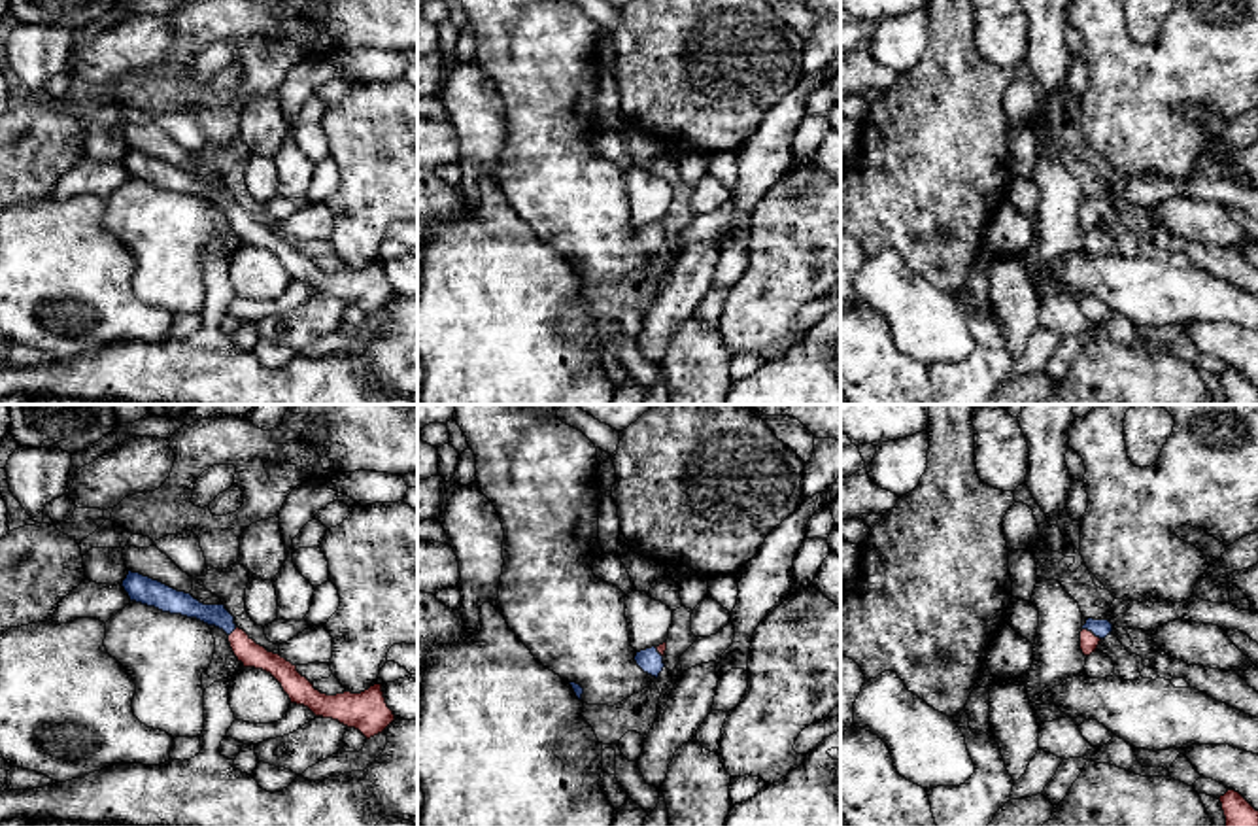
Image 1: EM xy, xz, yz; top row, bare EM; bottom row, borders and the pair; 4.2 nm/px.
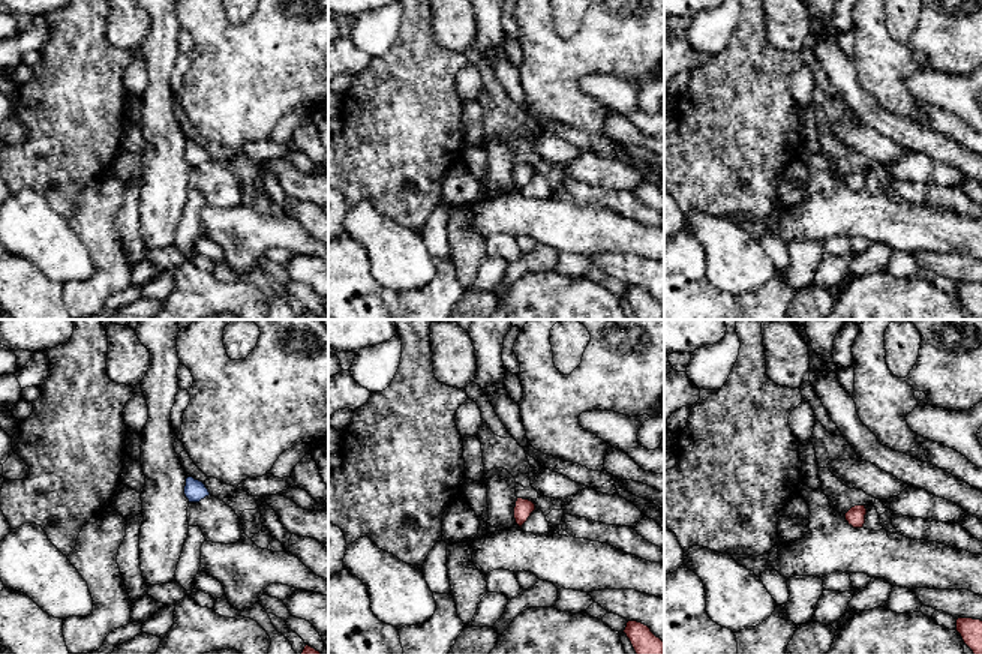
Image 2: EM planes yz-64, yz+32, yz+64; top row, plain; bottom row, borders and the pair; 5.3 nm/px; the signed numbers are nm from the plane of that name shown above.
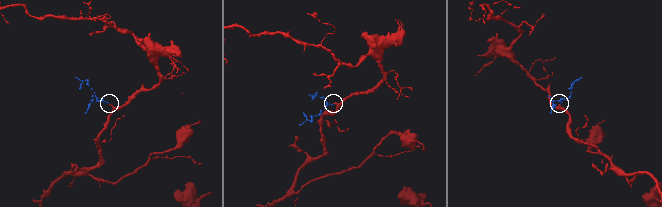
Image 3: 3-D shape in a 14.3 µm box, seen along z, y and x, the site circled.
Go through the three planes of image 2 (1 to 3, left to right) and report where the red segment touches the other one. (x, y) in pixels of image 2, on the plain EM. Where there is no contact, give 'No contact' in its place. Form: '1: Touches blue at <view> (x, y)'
1: No contact
2: No contact
3: No contact

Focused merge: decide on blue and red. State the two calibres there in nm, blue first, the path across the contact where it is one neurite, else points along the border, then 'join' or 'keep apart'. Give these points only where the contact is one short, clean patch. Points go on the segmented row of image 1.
calibres 80 and 80 nm; way yz (1100, 628), (1092, 632), (1088, 641); join

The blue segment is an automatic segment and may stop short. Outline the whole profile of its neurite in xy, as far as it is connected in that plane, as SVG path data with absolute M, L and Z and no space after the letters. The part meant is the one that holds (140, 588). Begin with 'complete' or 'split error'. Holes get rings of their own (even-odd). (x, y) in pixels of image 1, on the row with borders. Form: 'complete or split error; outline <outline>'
split error; outline M128 571L121 584L130 601L155 607L162 612L196 618L215 626L229 635L230 648L244 667L270 673L289 696L291 703L308 707L315 716L332 718L348 728L359 730L366 739L382 733L395 714L387 707L382 684L374 684L361 694L327 696L297 671L297 665L257 645L234 624L234 616L225 605L204 605L191 594L178 592L159 580Z

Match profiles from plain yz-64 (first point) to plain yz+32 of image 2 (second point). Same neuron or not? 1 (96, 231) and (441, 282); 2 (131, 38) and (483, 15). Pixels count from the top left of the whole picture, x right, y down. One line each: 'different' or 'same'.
1: same
2: different

